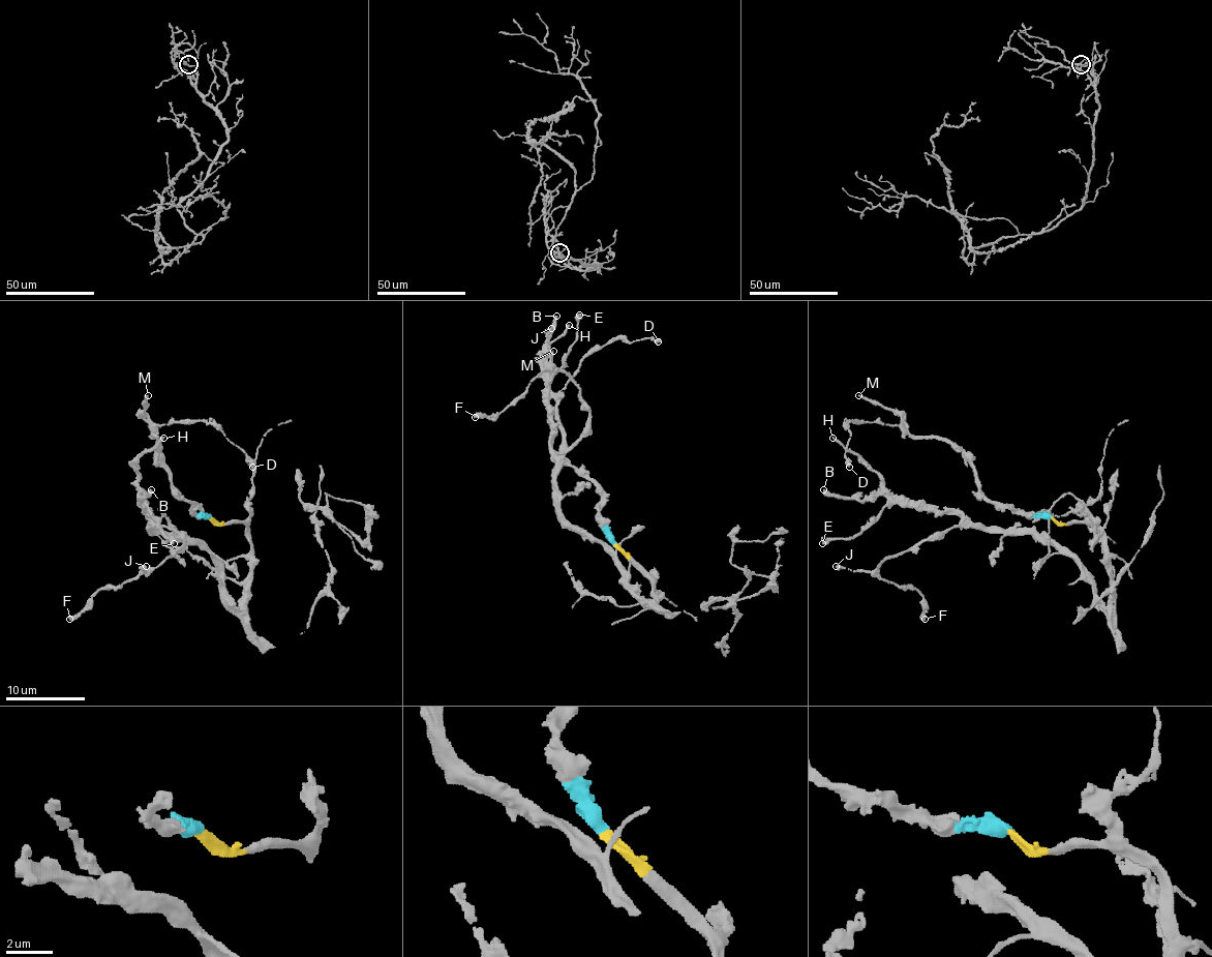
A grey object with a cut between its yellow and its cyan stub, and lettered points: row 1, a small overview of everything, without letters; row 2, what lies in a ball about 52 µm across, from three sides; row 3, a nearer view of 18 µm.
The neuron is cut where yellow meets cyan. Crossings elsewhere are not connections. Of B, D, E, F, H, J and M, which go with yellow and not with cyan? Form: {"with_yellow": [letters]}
{"with_yellow": ["B", "E", "F", "H", "J"]}

